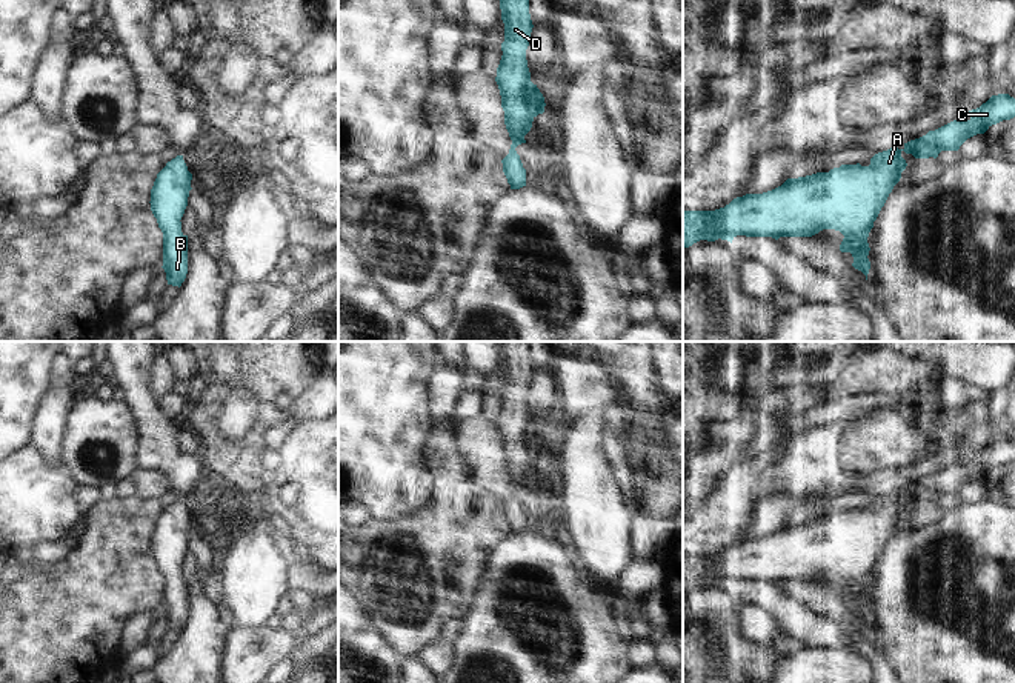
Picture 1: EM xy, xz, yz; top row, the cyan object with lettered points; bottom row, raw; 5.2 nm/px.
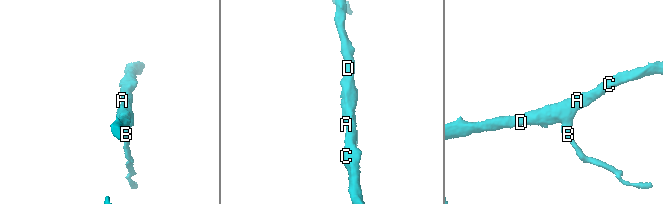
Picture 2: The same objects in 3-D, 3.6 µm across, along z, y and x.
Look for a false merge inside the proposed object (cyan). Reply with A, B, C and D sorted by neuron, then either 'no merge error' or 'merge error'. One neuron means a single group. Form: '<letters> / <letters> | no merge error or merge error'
A B C D | no merge error

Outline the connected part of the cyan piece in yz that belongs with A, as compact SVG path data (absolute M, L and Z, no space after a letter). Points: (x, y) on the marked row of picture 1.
M1009 94L992 95L980 108L964 112L957 120L904 143L903 149L890 148L875 154L869 166L861 166L860 163L841 165L829 172L787 178L781 186L763 194L737 197L724 208L715 211L683 211L683 248L689 248L700 240L715 242L721 238L732 243L737 235L772 237L778 240L780 237L812 237L823 229L835 229L844 235L840 251L852 254L852 266L861 271L867 280L870 269L867 237L889 194L907 166L901 152L912 154L915 158L937 158L941 151L958 151L967 138L984 134L992 125L1013 117L1015 98Z

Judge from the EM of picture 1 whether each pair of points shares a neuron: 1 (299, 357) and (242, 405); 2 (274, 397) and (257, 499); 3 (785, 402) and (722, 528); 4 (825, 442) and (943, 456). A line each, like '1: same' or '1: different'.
1: same
2: different
3: different
4: same

